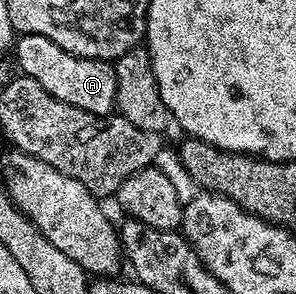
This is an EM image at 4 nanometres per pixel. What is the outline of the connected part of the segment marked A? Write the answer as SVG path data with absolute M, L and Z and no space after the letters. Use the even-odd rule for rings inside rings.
M21 34L16 37L17 64L24 75L35 78L47 94L59 98L59 102L67 102L71 106L79 106L79 110L87 110L91 114L108 116L117 106L117 79L113 64L108 60L83 58L63 50L63 46L55 46L51 38L43 38L43 34Z

